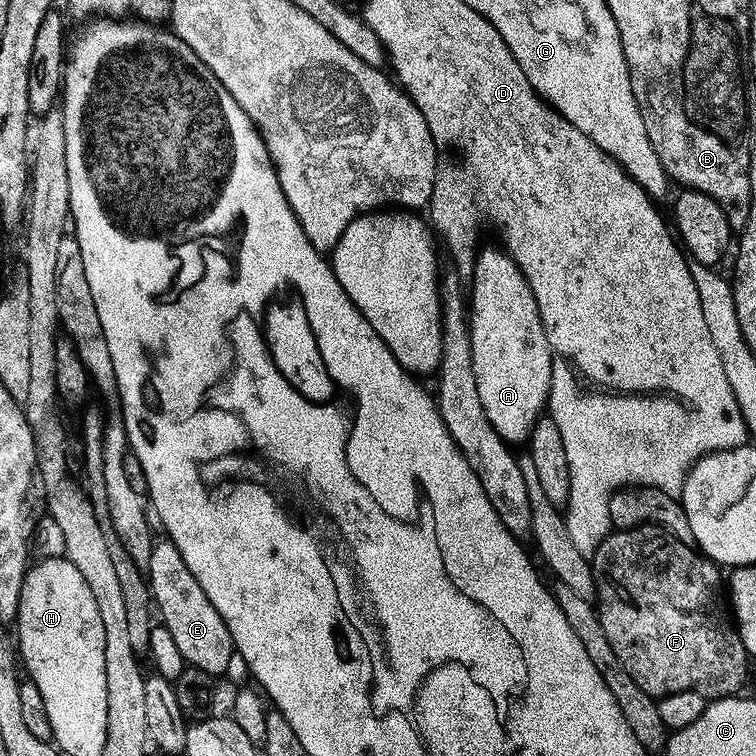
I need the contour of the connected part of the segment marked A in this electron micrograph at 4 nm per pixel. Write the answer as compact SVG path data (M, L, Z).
M486 258L475 261L468 319L471 366L474 370L474 382L478 386L478 398L482 398L482 410L486 410L486 418L490 418L494 430L498 430L501 438L508 441L509 445L517 446L516 444L523 445L527 441L540 417L545 415L546 405L552 395L554 357L529 283L519 270L511 271L498 270Z

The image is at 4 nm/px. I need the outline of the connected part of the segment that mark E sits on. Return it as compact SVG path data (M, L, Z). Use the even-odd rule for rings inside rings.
M161 538L153 543L146 577L155 611L159 619L160 616L164 619L161 620L162 627L170 630L185 665L205 671L215 678L223 677L228 671L234 651L230 630L226 622L222 622L222 614L214 610L214 602L206 598L206 590L198 586L198 578L190 574L190 566L182 562L182 554L178 554L178 546L174 546L172 540Z

